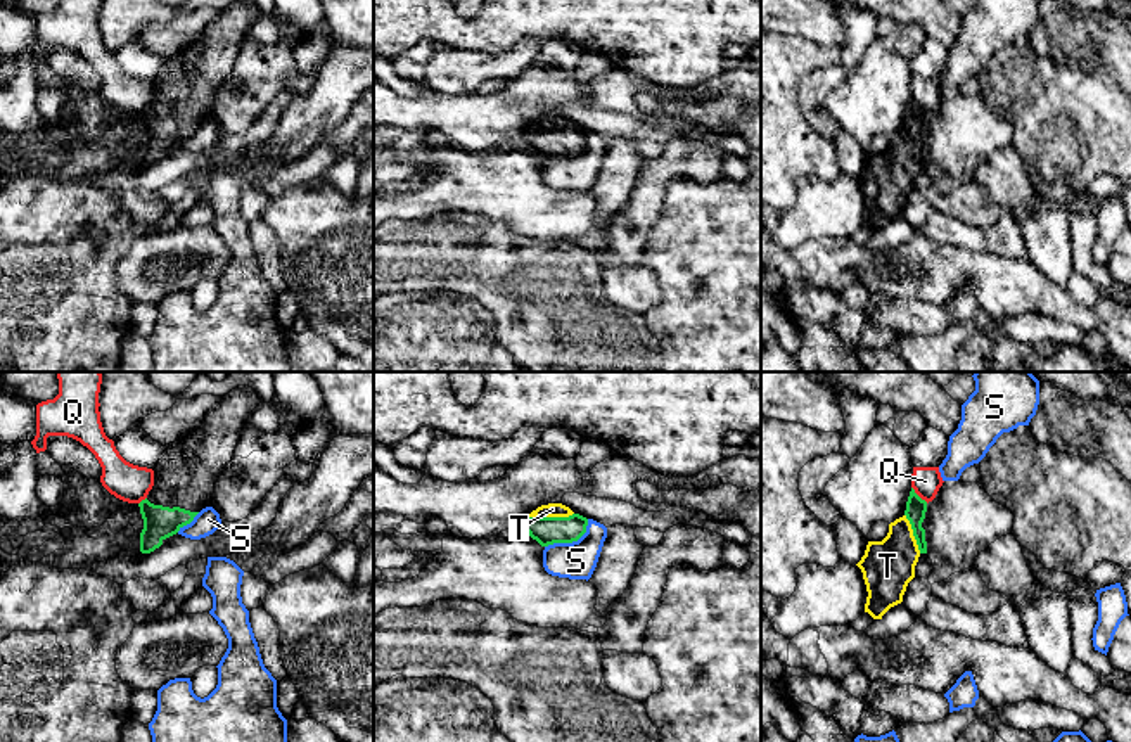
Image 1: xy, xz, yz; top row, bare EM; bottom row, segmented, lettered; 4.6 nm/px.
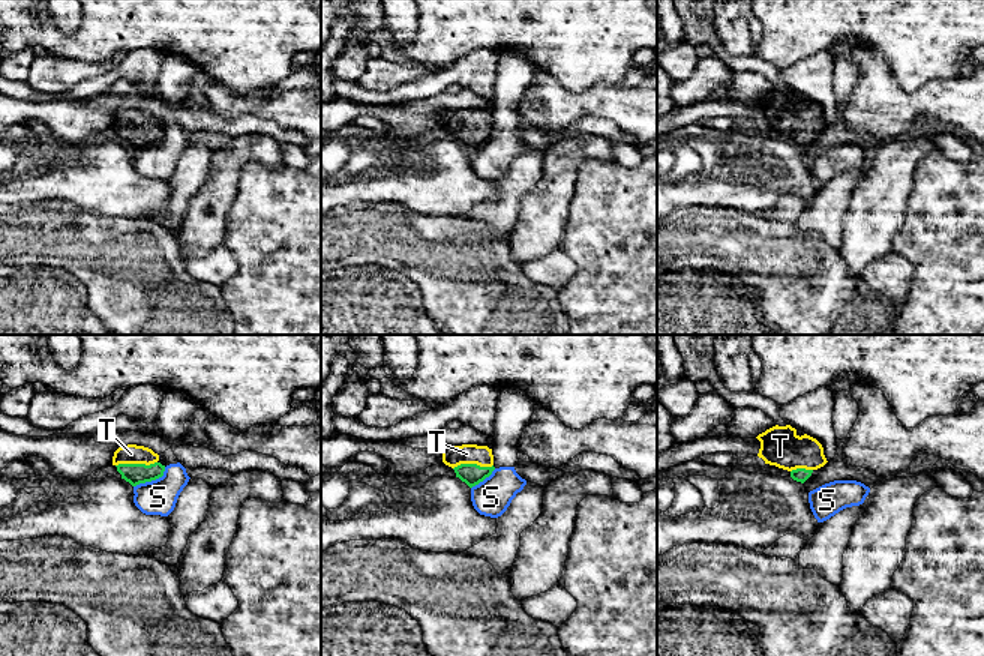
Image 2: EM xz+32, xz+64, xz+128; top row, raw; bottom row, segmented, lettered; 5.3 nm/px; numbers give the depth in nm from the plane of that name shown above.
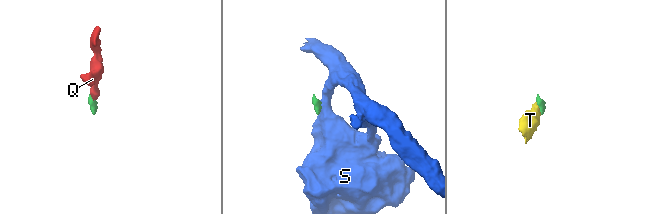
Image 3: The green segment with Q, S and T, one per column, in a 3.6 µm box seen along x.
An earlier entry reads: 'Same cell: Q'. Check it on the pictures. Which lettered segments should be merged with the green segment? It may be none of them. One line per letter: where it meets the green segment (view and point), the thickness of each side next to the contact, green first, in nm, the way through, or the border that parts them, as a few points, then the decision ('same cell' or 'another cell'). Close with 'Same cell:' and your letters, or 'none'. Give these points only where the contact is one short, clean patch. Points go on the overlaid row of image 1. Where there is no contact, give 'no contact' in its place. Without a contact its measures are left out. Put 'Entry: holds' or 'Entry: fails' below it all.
Q: contact yz (917, 495); calibres 100 and 140 nm; border yz (912, 486), (927, 502); another cell
S: contact xz (571, 542); calibres 130 and 180 nm; border xz (588, 519), (587, 530), (576, 540), (554, 542), (545, 547); another cell
T: contact xz (550, 518); calibres 130 and 60 nm; way xz (547, 531), (550, 518), (552, 509); same cell
Same cell: T
Entry: fails

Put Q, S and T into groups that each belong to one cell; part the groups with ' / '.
Q / S / T

